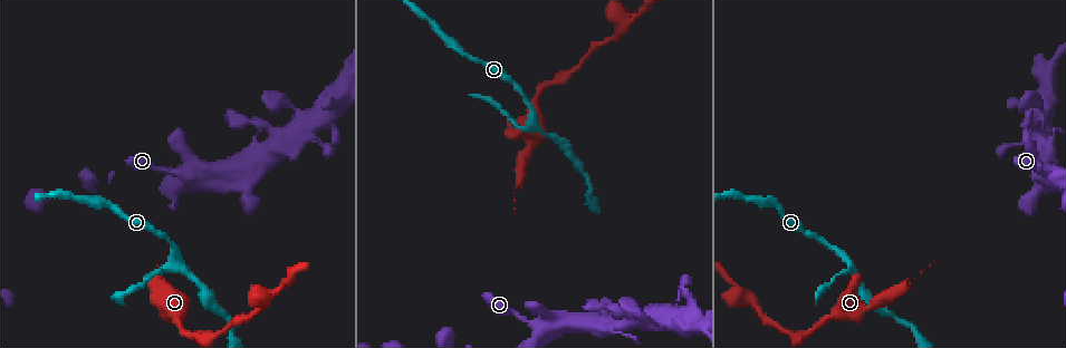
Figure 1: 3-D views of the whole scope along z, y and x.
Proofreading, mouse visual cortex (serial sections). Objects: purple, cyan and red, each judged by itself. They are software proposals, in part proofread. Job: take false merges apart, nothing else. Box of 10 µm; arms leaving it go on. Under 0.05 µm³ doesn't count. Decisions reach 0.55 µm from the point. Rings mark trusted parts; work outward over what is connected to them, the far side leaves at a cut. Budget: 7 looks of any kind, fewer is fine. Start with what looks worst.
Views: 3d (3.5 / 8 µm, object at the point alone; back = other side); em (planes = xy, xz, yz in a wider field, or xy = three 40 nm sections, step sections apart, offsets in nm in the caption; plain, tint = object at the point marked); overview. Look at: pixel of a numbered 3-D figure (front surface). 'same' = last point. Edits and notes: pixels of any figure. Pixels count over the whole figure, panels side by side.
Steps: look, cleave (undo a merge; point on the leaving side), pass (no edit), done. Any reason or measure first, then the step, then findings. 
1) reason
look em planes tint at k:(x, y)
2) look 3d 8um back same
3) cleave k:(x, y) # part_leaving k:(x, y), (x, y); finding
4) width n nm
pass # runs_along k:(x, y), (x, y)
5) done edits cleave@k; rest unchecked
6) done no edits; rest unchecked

arms part here
look 3d 3.5um at 1:(533, 122)

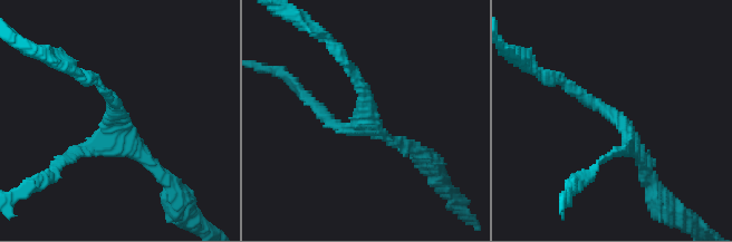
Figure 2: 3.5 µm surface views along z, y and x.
look em xy step 5 tint at 2:(117, 121)

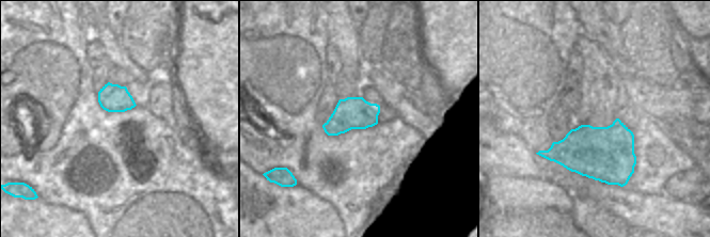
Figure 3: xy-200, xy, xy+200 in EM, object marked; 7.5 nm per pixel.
pass # runs_along 2:(562, 79), (632, 134), (645, 175); continuous, no second cell

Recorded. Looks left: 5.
branch point
look 3d 3.5um back at 1:(623, 27)

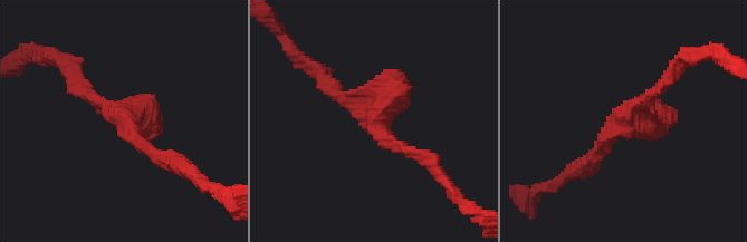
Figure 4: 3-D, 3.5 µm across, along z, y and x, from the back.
need the tissue
look em planes tint at 4:(122, 113)

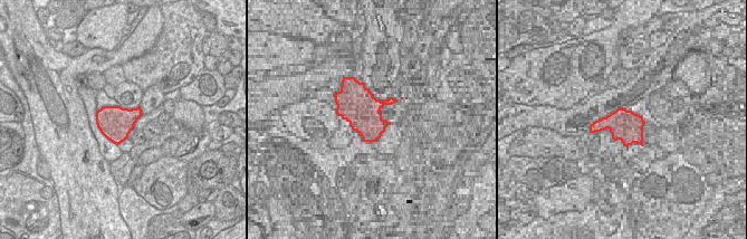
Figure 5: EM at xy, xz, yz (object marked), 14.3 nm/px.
pass # runs_along 4:(590, 160), (624, 115), (676, 112); all the same cell

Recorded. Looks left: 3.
looks like a crossing
look 3d 3.5um at 1:(186, 174)

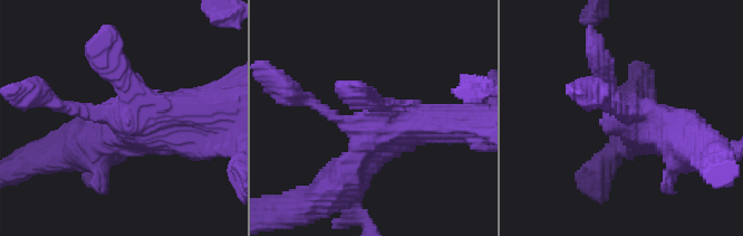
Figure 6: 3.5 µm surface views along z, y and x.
need the tissue
look em xy step 5 tint at 6:(127, 120)

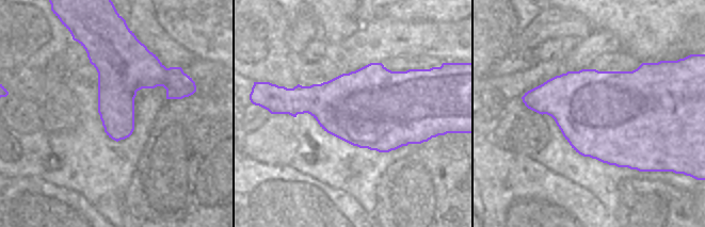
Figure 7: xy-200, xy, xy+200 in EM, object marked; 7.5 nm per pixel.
pass # runs_along 6:(308, 98), (351, 124), (452, 122); one cell here

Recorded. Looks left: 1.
done no edits; rest unchecked

